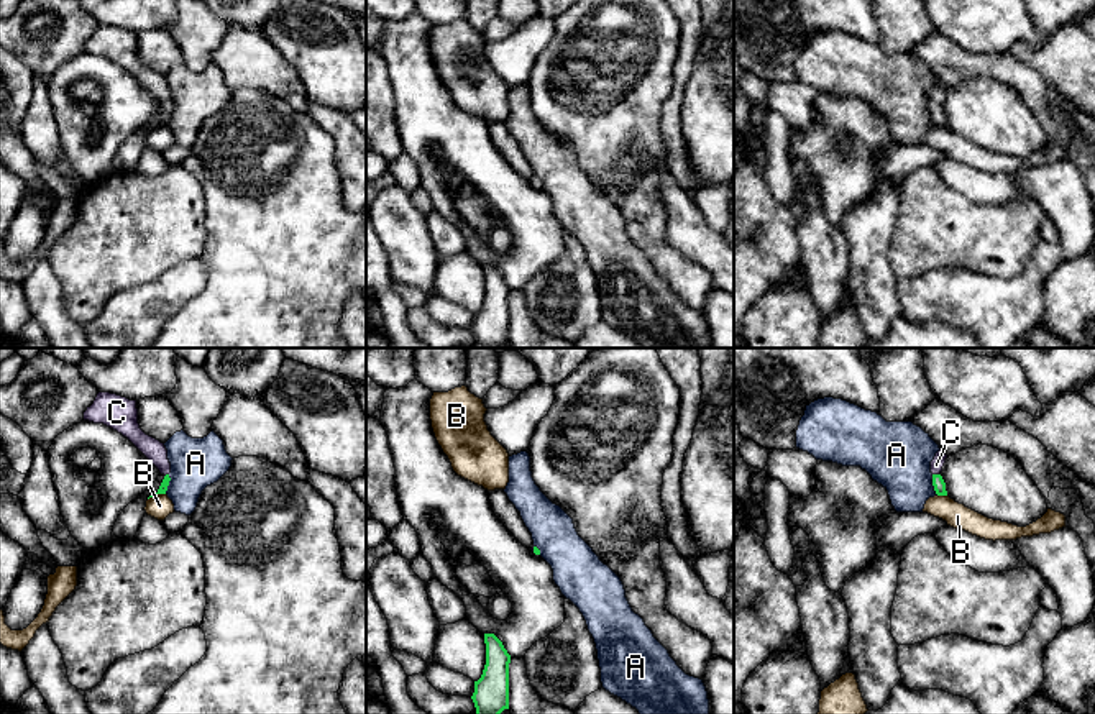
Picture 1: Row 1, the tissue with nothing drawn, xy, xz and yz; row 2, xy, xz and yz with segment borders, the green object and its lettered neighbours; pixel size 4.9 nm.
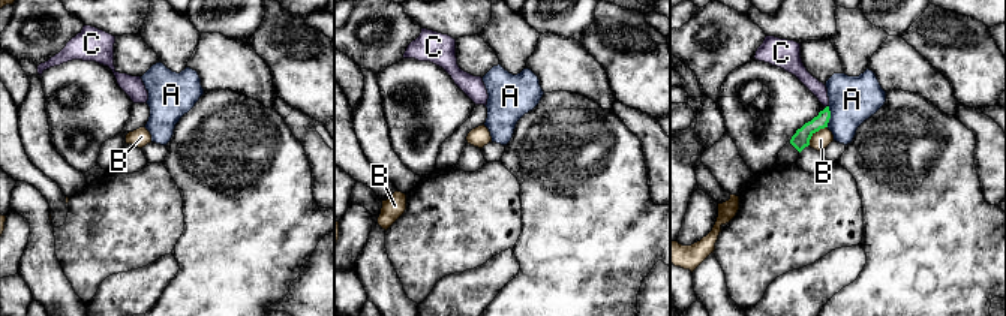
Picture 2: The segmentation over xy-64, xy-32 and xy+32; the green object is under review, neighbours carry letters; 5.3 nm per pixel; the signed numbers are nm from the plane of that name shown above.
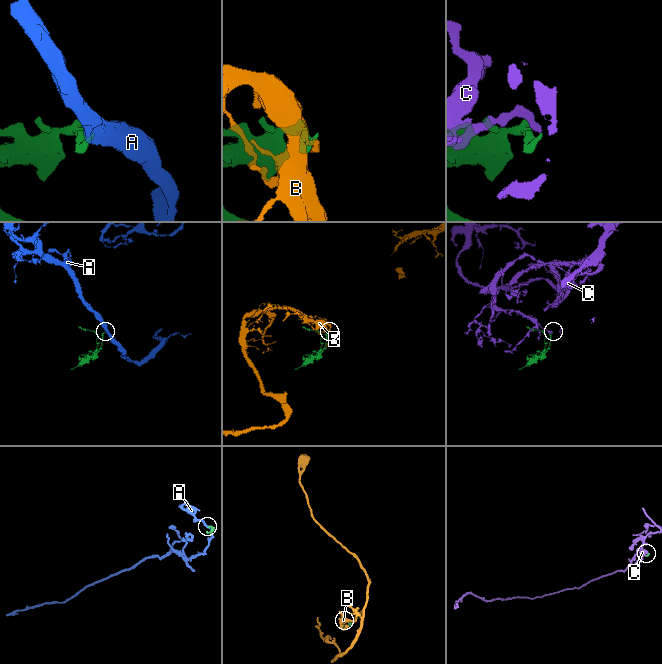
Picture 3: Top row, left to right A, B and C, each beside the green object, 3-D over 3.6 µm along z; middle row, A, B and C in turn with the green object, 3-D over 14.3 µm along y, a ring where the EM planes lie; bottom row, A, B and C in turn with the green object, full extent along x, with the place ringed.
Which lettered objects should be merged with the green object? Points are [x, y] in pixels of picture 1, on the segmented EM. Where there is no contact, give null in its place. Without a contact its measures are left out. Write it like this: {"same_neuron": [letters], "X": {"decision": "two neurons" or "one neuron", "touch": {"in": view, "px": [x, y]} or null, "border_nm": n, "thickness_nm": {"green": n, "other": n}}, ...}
{"same_neuron": ["C"], "A": {"decision": "two neurons", "touch": {"in": "yz", "px": [933, 485]}, "border_nm": 110, "thickness_nm": {"green": 60, "other": 320}}, "B": {"decision": "two neurons", "touch": {"in": "xy", "px": [156, 493]}, "border_nm": 90, "thickness_nm": {"green": 50, "other": 120}}, "C": {"decision": "one neuron", "touch": {"in": "yz", "px": [936, 475]}, "border_nm": 40, "thickness_nm": {"green": 60, "other": 60}}}

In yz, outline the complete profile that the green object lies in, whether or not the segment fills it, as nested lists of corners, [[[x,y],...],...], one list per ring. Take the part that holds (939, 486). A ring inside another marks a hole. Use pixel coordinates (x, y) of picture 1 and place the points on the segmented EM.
[[[939,450],[936,453],[934,460],[931,461],[932,486],[934,486],[934,491],[937,496],[947,496],[946,483],[941,476],[946,458],[947,458],[947,455],[942,450]]]

